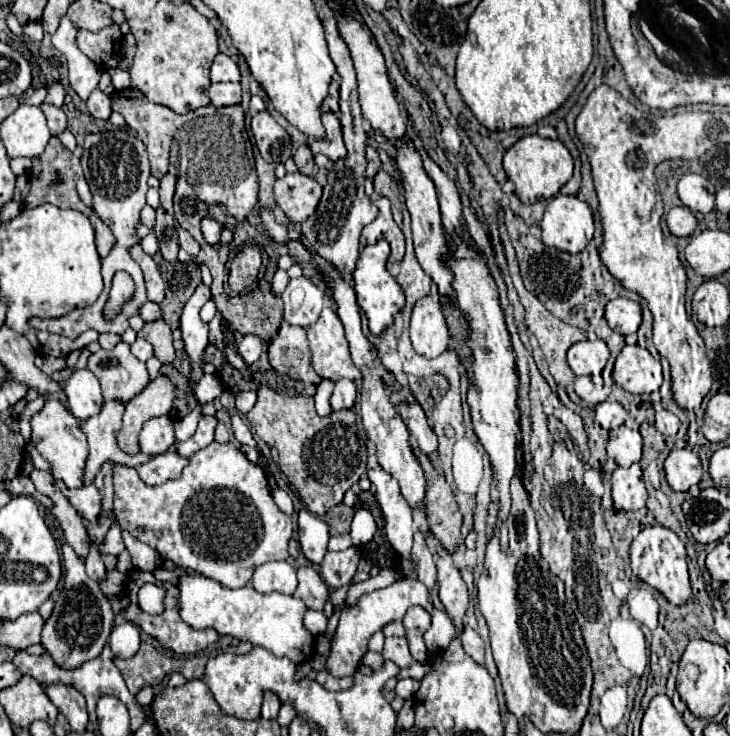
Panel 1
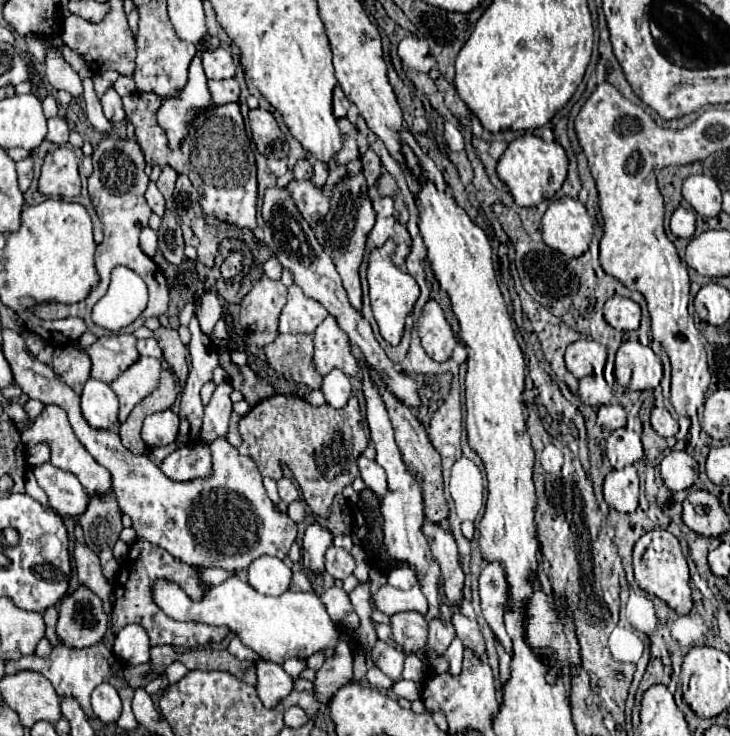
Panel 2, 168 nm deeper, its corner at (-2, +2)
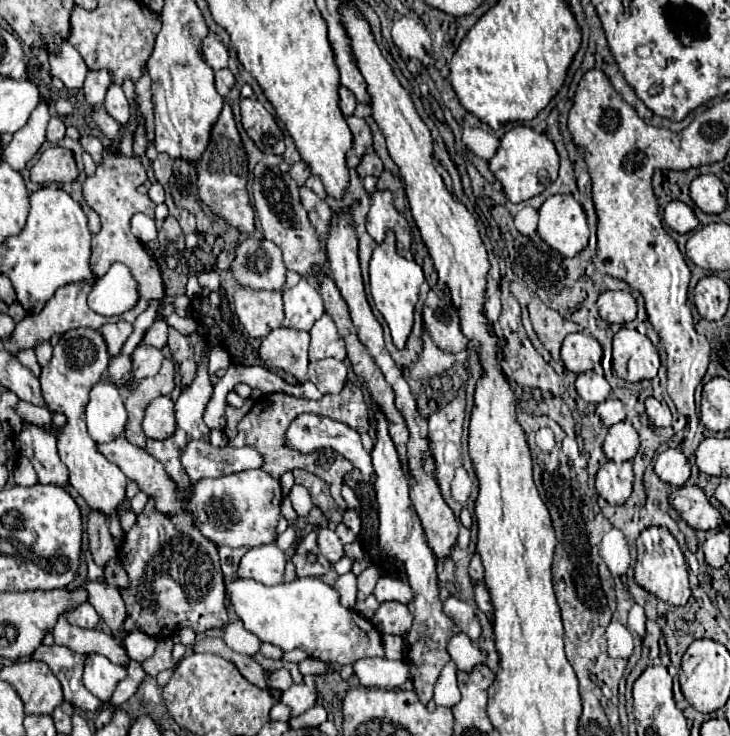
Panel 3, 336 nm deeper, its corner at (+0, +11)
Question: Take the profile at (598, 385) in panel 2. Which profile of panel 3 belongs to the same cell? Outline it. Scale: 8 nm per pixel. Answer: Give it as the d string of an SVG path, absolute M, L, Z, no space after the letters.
M595 368L579 374L577 382L575 382L575 388L577 388L577 394L585 402L591 402L591 404L599 404L601 400L607 400L609 394L611 394L609 382L601 374L601 370L595 370Z

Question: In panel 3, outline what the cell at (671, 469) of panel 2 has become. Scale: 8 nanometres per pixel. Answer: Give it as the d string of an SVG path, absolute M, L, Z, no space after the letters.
M667 448L665 452L661 452L657 456L655 472L663 482L681 488L689 478L691 466L689 466L689 460L685 458L685 454L679 448Z

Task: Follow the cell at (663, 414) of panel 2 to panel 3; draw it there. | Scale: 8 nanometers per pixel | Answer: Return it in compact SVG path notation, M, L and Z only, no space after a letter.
M647 398L645 406L647 406L647 414L655 426L671 426L671 412L665 402L659 402L655 398Z

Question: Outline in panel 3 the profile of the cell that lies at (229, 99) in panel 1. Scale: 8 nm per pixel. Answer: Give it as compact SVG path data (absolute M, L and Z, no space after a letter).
M227 68L215 72L215 86L217 86L217 92L221 96L227 96L229 90L233 88L233 84L235 84L235 76Z

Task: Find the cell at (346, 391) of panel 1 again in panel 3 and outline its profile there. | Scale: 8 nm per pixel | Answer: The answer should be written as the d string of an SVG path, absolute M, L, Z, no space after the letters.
M333 358L311 362L309 380L319 388L321 394L339 394L347 380L347 366Z

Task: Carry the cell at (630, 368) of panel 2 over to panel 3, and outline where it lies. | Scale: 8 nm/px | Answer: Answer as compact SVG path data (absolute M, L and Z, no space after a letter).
M621 328L613 336L613 370L627 382L651 380L659 370L659 354L645 334Z

